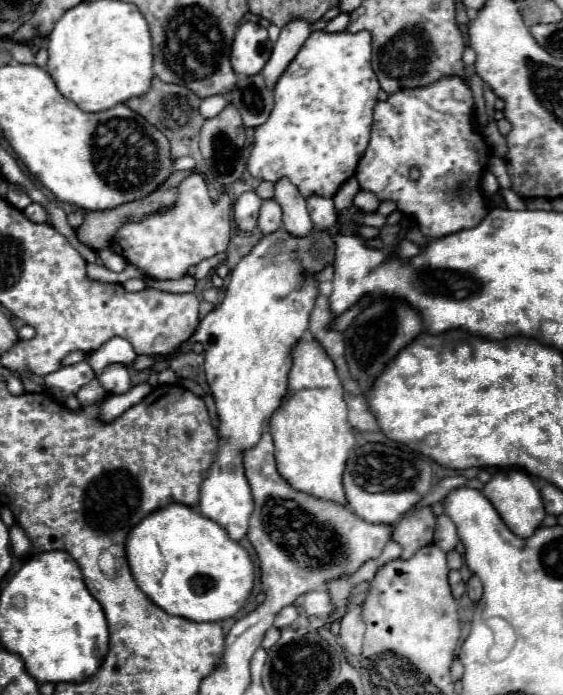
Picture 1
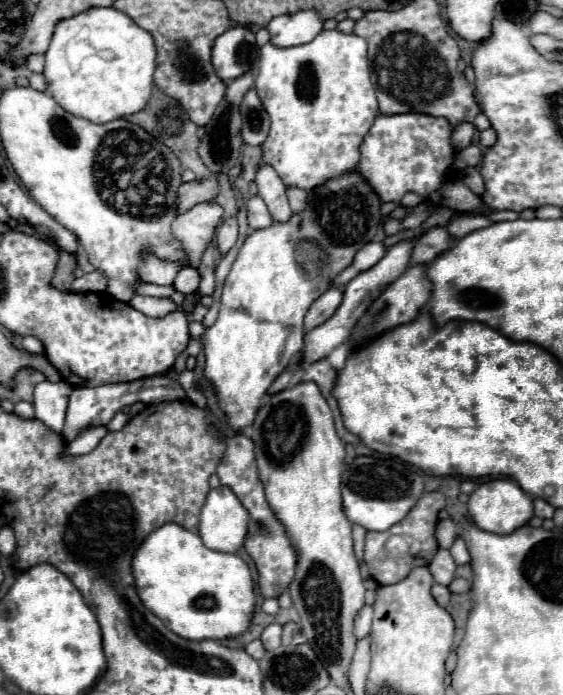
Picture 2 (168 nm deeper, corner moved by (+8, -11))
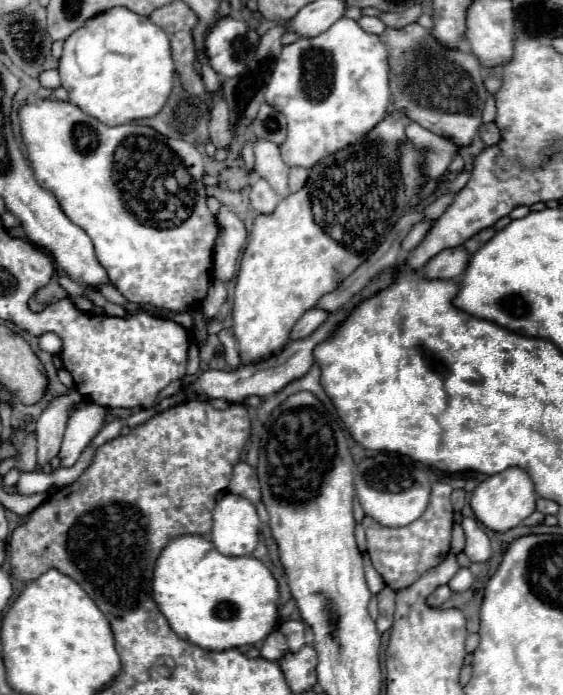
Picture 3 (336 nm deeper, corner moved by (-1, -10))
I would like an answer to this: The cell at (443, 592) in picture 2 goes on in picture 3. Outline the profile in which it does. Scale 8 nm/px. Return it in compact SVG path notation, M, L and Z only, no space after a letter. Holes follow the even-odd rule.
M440 585L440 587L426 599L426 603L428 603L430 607L440 607L444 601L448 601L450 595L452 595L450 587L448 587L448 585Z

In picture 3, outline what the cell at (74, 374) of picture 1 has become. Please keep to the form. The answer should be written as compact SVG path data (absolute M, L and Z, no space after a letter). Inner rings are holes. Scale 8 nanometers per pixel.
M72 389L68 395L50 403L50 407L36 421L36 439L38 439L36 463L38 467L44 467L52 457L58 455L70 409L72 405L80 401L82 401L82 395Z

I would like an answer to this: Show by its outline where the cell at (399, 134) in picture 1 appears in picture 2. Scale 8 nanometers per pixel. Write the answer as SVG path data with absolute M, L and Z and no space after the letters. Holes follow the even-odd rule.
M381 114L365 136L359 152L359 174L375 190L381 202L399 204L405 192L415 192L423 198L443 188L447 172L455 162L451 146L453 126L445 118L429 114Z

